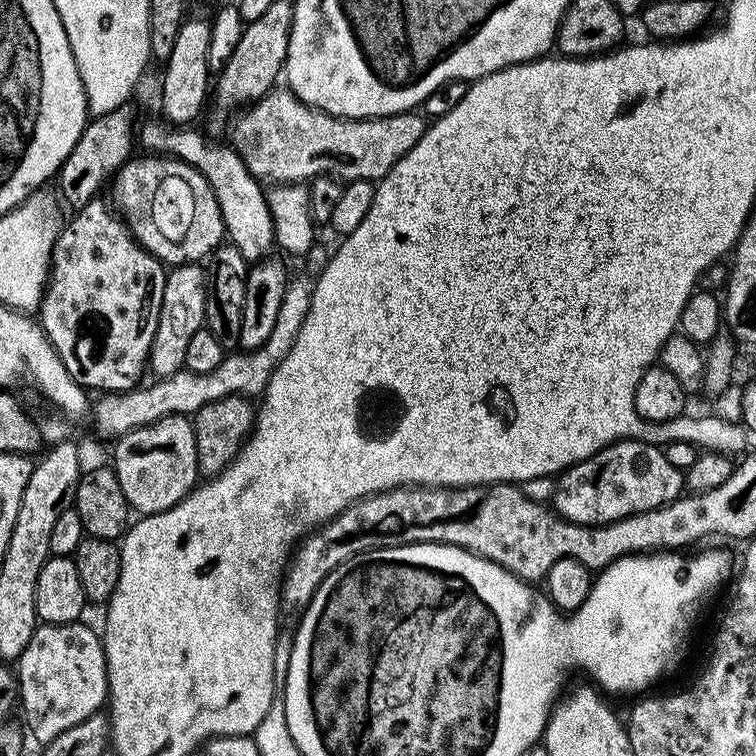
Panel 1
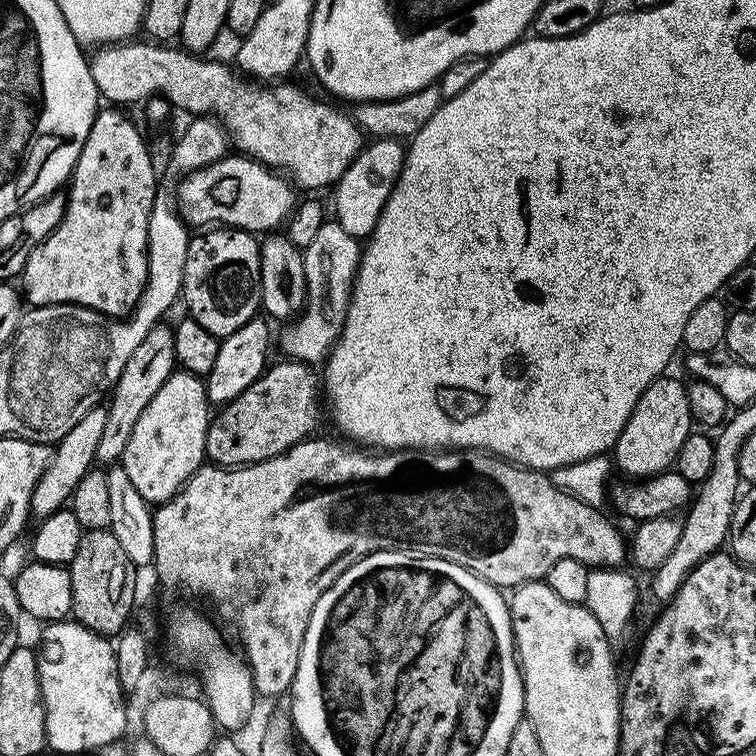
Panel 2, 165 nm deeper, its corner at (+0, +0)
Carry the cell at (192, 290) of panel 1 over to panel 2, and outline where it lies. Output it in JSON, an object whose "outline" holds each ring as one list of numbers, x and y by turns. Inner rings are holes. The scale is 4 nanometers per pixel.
{"outline":[[164,327,152,328,150,334,142,338,142,343,135,348,134,354,130,354,130,362,122,366,118,382,110,389,112,402,108,402,106,406,106,426,102,430,102,438,98,441,96,451,97,461,101,465,111,465,123,457,126,442,130,434,134,434,134,422,142,418,142,410,150,406,150,398,154,398,154,394,158,394,158,390,162,390,162,386,172,377,172,373,177,371,174,332,171,327]]}

